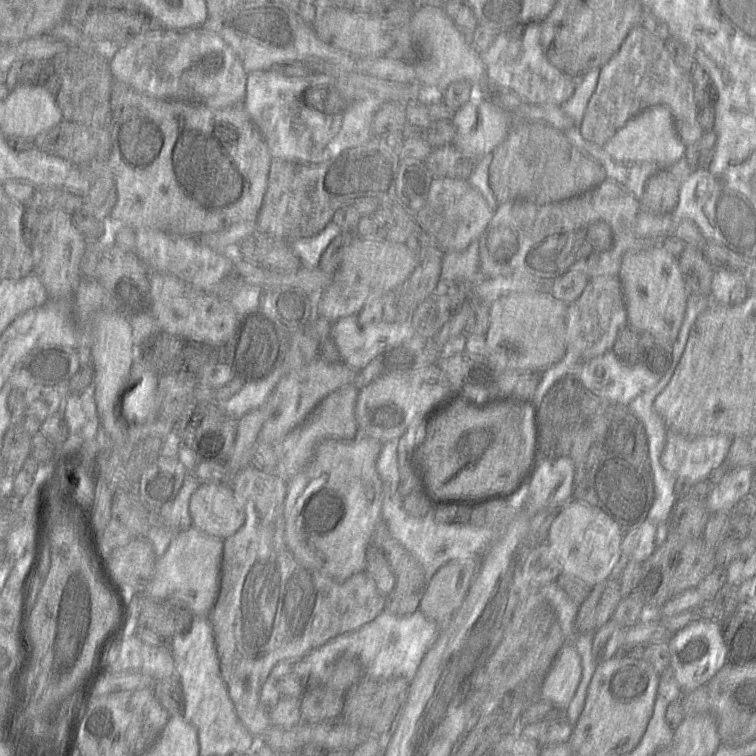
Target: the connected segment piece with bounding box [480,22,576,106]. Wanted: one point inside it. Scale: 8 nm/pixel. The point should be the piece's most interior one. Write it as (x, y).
(515, 61)

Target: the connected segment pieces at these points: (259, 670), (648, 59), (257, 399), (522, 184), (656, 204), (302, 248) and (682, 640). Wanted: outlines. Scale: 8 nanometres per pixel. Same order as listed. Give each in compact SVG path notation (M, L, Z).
M251 465L243 468L240 472L238 472L230 479L230 483L228 485L232 488L236 500L245 511L245 523L233 536L224 540L220 574L220 590L214 607L212 608L209 616L207 616L209 617L212 626L216 652L219 659L219 666L224 683L229 693L229 697L233 702L238 718L256 739L260 739L263 734L272 727L269 712L265 711L260 702L261 688L269 677L272 668L277 663L283 660L293 657L299 657L313 649L324 645L325 643L339 635L354 631L371 622L383 611L386 597L378 591L374 580L366 571L356 573L343 582L338 582L314 569L303 566L295 559L285 543L286 523L284 516L284 506L287 493L286 483L287 482L285 482L281 477L265 474L258 471Z
M637 25L629 31L617 53L600 68L598 84L579 132L586 142L602 147L632 117L652 107L664 106L670 110L677 135L687 147L698 142L704 133L696 119L694 86L691 73L671 59L665 41Z
M282 363L268 377L245 382L229 400L215 402L217 408L239 420L246 413L262 406L275 389L283 373Z
M527 121L511 126L506 138L491 154L488 183L498 206L512 200L522 200L535 205L562 202L596 188L606 179L605 169L600 163L586 157L569 143L563 132L545 123Z
M660 170L645 182L639 202L651 214L668 215L678 203L679 191L680 184L670 170Z
M330 221L317 235L290 243L292 249L300 257L301 268L318 268L322 253L341 232L341 229Z
M699 620L671 635L667 642L669 665L683 690L688 692L708 682L726 663L727 649L720 631L719 622Z

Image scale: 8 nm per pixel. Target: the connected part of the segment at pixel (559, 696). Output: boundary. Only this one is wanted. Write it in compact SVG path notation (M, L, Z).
M565 643L545 677L541 699L567 709L577 691L581 676L581 659L575 645Z

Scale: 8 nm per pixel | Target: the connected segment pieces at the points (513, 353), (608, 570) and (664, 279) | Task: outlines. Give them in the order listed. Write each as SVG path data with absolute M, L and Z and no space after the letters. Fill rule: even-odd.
M510 292L497 298L489 308L489 327L485 335L486 339L486 359L495 370L503 372L506 370L531 370L543 371L563 359L567 352L566 346L566 327L567 327L567 309L568 304L553 297L551 292L527 293Z
M571 500L562 505L546 543L554 551L563 573L581 579L591 588L612 574L620 558L622 540L618 524L607 514L586 502Z
M662 246L627 253L622 258L618 278L621 282L629 326L639 333L650 333L661 343L672 346L682 326L688 299L677 258Z

